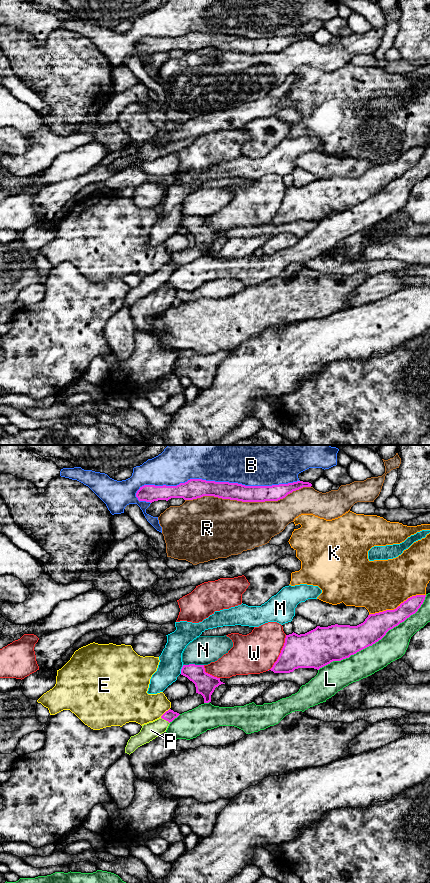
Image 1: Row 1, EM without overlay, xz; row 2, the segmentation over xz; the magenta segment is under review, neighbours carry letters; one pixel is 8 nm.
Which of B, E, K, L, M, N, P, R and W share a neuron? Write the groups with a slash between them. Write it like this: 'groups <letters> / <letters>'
groups B / E / K / L / M / N / P / R / W

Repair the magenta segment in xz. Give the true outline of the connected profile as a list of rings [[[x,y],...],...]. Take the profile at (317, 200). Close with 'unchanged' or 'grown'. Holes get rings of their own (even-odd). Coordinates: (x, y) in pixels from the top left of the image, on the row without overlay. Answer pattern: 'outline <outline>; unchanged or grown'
outline [[[426,147],[408,150],[394,162],[370,166],[357,178],[317,178],[305,185],[286,187],[281,205],[270,221],[274,225],[290,225],[298,220],[320,220],[341,213],[372,198],[386,185],[415,166]]]; unchanged

